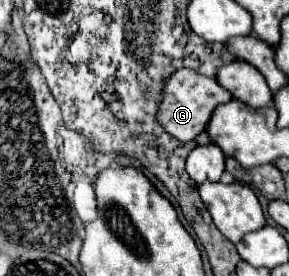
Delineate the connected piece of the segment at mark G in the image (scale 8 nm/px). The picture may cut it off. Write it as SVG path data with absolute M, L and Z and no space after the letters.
M180 69L174 71L162 87L162 101L158 105L158 113L156 113L156 121L164 127L166 133L170 133L174 139L182 141L182 143L190 143L194 141L208 125L208 119L212 115L212 111L220 105L220 103L228 103L232 99L232 95L228 95L228 91L224 91L224 87L220 87L216 83L216 79L200 75L194 69Z

